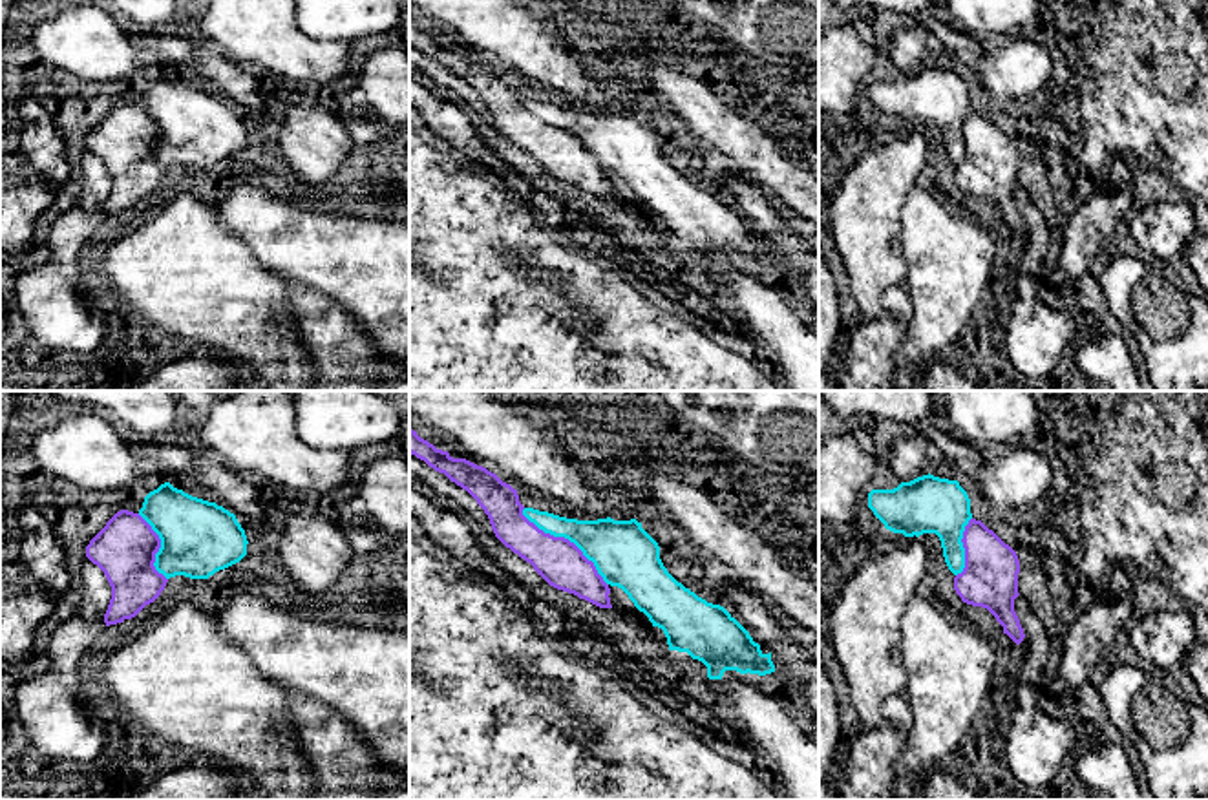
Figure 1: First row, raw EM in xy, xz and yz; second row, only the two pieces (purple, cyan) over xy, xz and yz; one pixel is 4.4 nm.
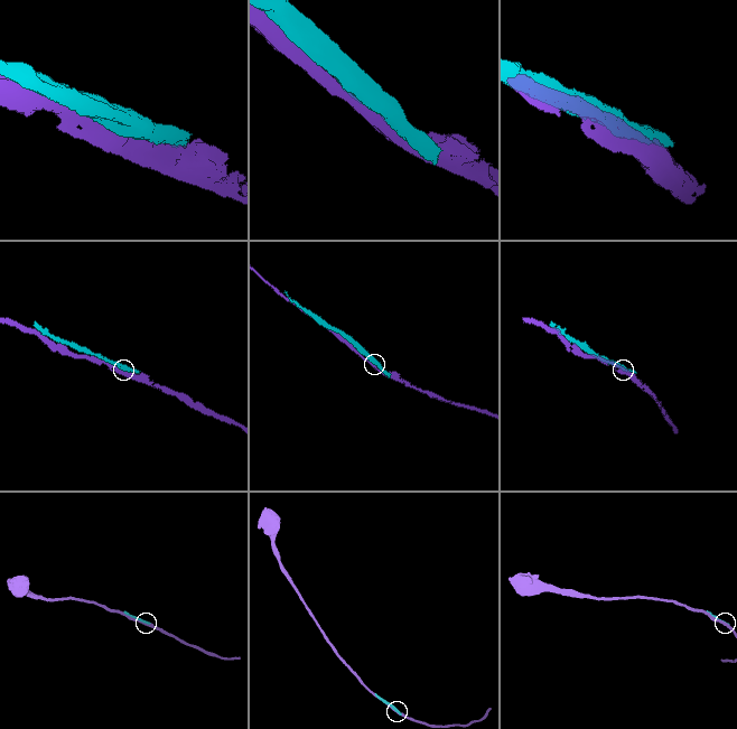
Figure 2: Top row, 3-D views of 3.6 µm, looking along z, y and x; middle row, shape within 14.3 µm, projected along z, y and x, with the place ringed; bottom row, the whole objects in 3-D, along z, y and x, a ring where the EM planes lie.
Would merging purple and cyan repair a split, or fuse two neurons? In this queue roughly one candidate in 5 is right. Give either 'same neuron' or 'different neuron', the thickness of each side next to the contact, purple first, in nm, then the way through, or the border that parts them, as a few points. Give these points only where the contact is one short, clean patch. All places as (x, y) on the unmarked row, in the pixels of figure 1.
different neuron | 200/280 nm

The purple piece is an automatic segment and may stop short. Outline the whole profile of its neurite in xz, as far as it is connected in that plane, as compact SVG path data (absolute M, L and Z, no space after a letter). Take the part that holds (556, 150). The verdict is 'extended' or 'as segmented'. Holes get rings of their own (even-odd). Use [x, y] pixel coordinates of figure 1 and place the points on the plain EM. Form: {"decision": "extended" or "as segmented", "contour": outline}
{"decision": "as segmented", "contour": "M411 18L409 44L466 80L488 106L495 128L530 153L550 177L599 199L612 199L610 179L594 153L568 130L545 124L530 113L523 106L525 97L519 93L517 80L486 58L437 40Z"}

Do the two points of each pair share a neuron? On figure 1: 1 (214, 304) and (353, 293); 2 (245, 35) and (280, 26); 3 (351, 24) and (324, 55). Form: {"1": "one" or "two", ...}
{"1": "two", "2": "one", "3": "two"}

